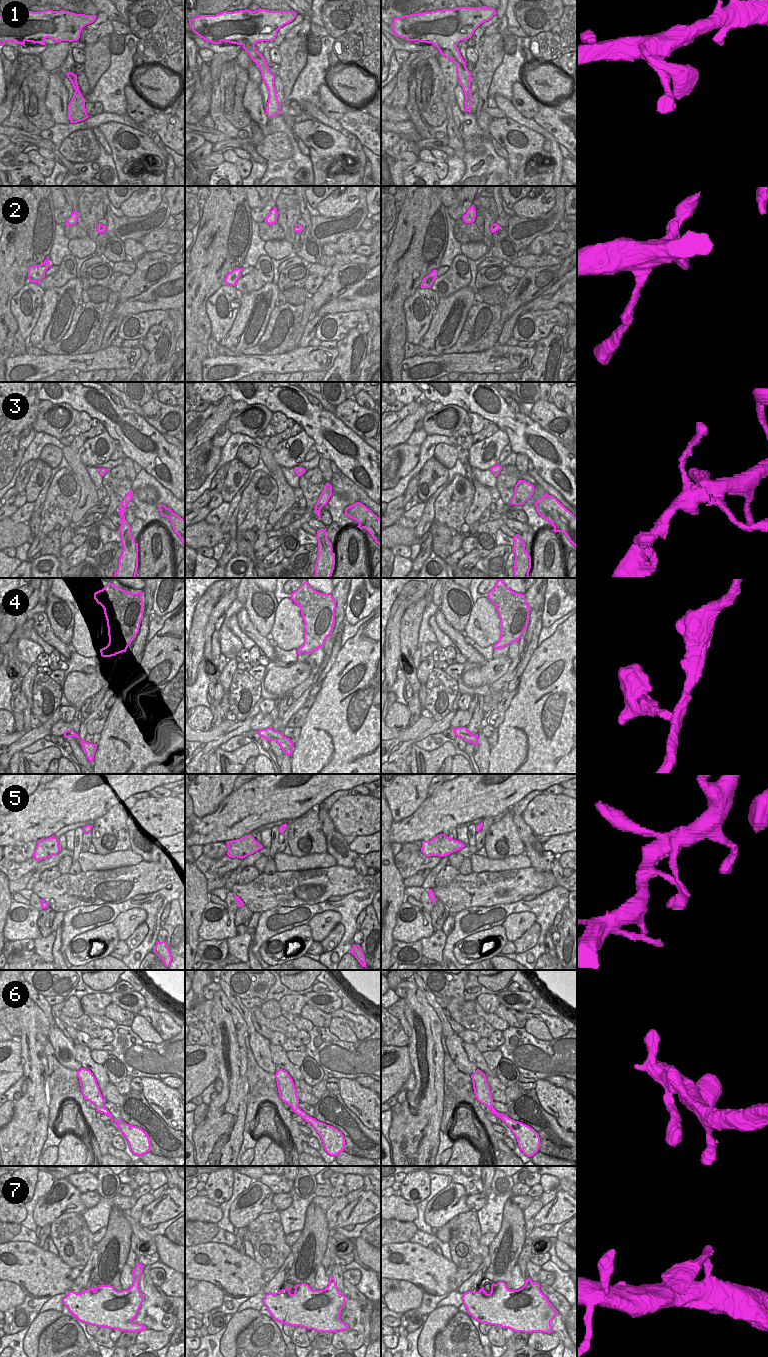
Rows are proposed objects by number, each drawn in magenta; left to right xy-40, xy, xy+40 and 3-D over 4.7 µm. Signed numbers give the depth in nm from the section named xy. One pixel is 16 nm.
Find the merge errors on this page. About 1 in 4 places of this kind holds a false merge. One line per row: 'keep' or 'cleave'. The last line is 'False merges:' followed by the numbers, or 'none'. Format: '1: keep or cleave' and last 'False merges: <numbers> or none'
1: keep
2: keep
3: keep
4: keep
5: keep
6: keep
7: keep
False merges: none

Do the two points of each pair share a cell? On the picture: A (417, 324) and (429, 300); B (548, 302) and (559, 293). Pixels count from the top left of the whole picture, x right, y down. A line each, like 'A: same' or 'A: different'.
A: same
B: same

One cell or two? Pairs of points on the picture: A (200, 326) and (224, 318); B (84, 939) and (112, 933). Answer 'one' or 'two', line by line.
A: two
B: one

